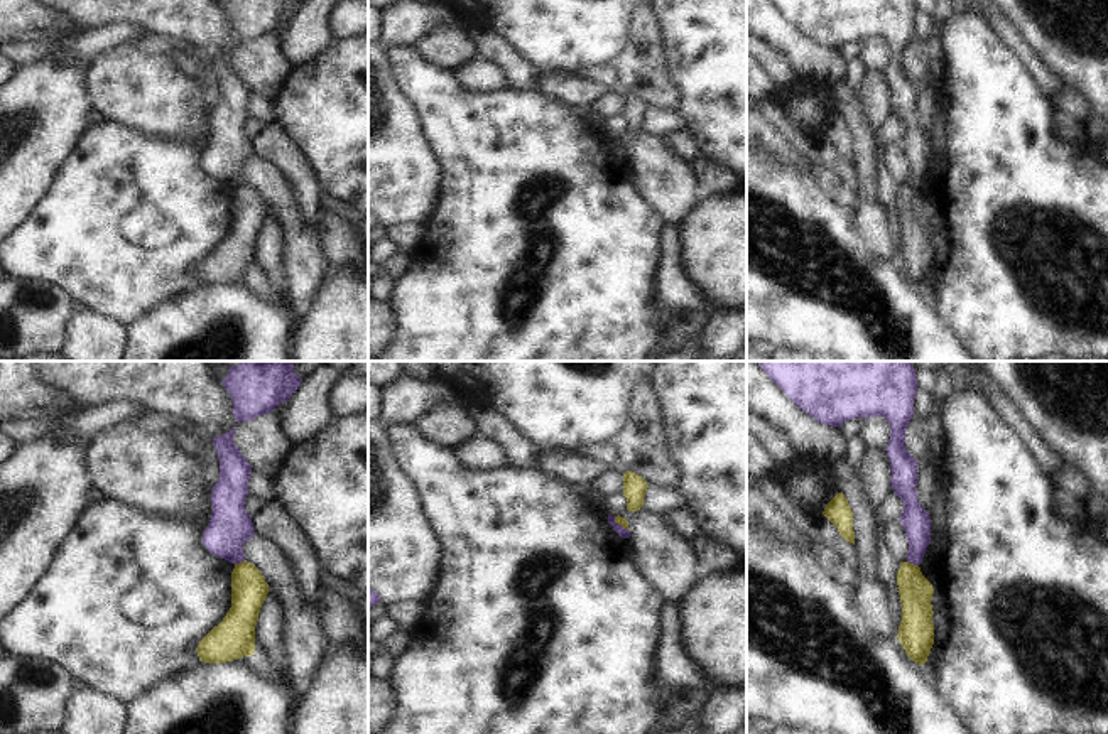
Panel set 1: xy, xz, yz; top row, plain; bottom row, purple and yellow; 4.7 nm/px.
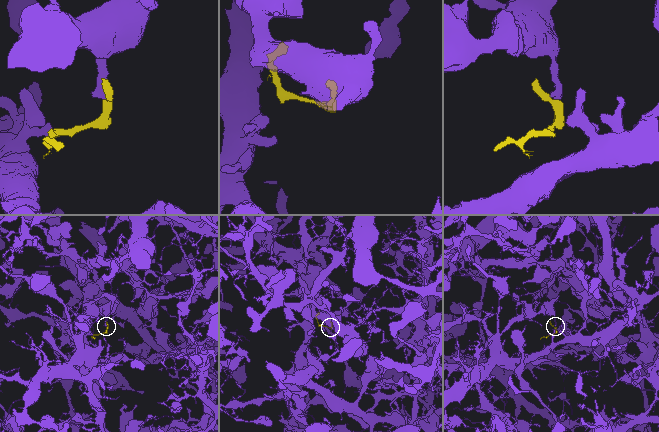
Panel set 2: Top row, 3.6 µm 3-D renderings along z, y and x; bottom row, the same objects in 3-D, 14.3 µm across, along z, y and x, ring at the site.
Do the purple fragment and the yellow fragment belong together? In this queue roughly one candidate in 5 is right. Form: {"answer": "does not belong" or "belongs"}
{"answer": "does not belong"}

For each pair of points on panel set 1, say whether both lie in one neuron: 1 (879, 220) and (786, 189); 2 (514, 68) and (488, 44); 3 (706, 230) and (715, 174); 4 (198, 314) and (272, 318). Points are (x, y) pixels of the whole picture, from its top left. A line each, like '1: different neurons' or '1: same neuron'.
1: different neurons
2: same neuron
3: different neurons
4: same neuron

